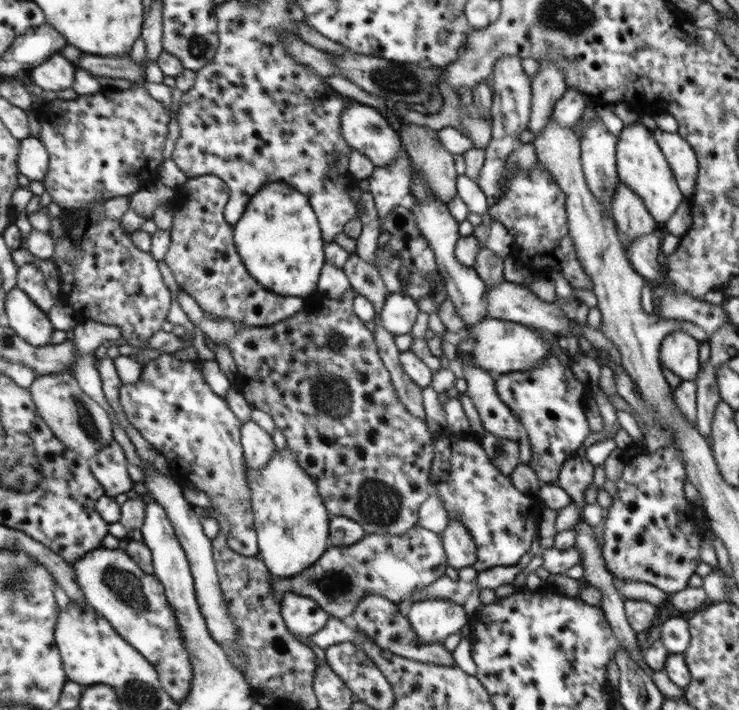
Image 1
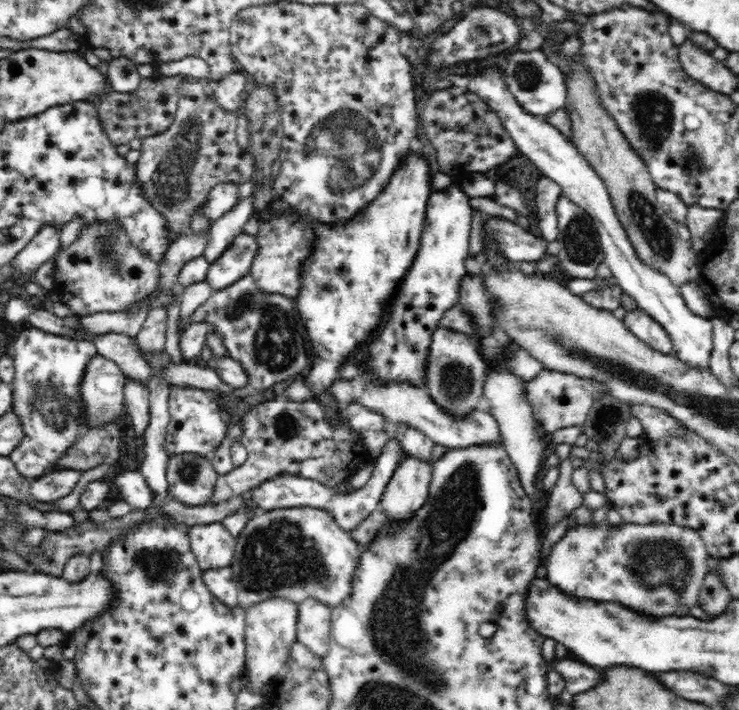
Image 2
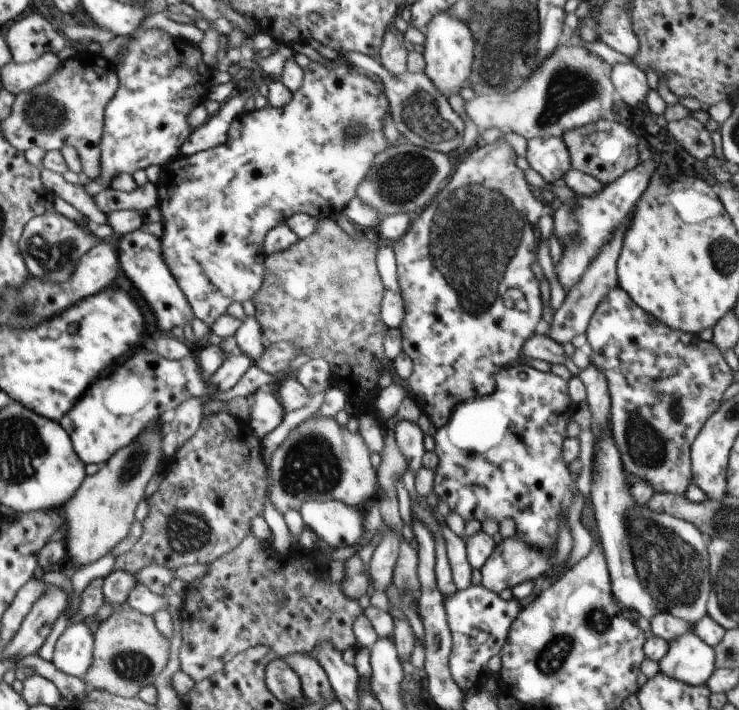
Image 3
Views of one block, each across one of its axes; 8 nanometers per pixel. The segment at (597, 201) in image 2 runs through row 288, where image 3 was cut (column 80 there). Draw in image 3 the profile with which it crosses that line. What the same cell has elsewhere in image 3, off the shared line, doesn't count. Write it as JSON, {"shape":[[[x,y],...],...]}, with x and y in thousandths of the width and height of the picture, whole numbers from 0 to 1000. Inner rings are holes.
{"shape":[[[116,876],[95,877],[74,908],[72,935],[95,952],[111,958],[124,938],[126,893]]]}

